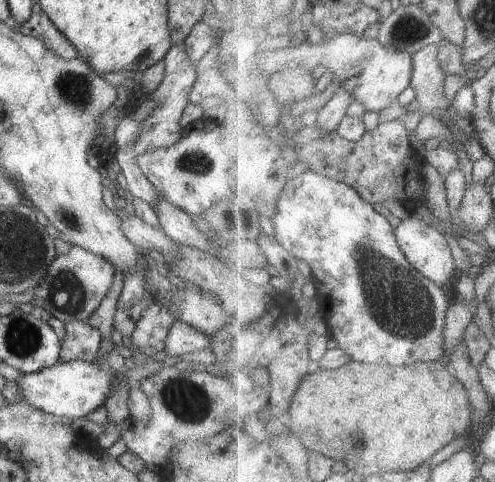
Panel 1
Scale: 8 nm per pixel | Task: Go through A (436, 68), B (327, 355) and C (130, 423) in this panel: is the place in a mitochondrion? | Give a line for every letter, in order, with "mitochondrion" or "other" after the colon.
A: other
B: other
C: other

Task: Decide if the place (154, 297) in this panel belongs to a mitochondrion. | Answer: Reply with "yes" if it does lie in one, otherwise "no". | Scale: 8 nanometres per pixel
no

